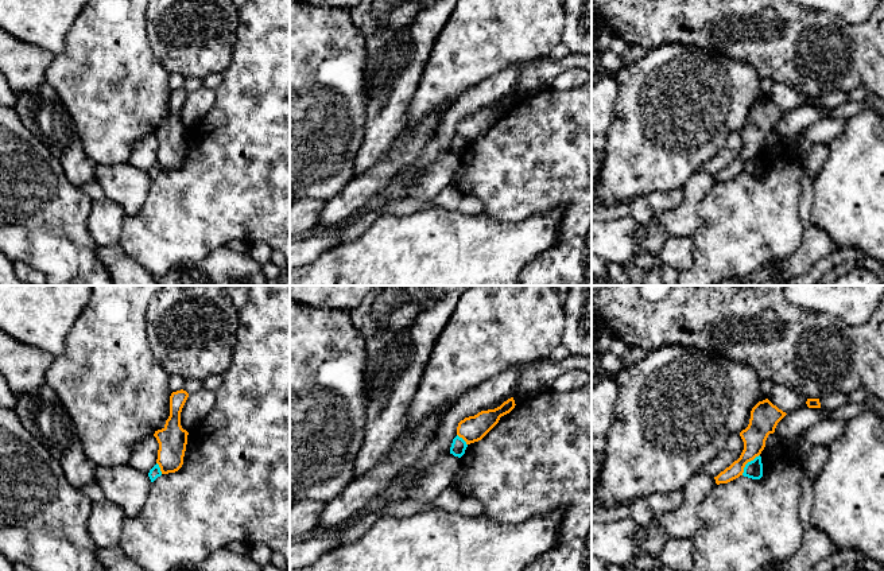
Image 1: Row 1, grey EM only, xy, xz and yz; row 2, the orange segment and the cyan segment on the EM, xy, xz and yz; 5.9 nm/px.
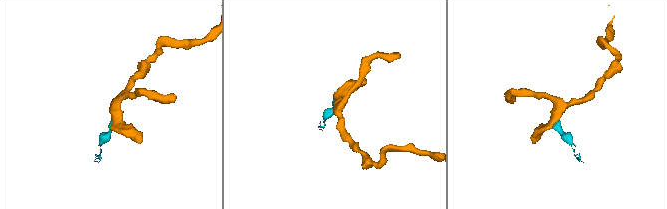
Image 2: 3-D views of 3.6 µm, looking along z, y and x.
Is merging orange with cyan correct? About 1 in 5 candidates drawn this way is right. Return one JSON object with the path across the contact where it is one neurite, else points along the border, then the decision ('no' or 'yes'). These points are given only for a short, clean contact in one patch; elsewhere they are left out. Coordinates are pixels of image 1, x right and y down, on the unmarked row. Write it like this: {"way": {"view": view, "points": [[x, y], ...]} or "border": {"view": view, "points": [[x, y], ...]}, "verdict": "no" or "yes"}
{"border": {"view": "yz", "points": [[759, 152], [745, 163], [741, 173]]}, "verdict": "no"}

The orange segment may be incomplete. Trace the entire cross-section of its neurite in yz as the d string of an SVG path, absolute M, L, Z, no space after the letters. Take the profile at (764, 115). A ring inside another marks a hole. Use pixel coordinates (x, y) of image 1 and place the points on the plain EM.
M768 97L759 100L751 109L748 125L740 131L744 140L740 156L714 175L716 182L728 182L743 174L745 163L761 152L768 133L775 131L778 121L786 113Z

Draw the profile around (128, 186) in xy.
M129 163L97 166L94 182L101 186L106 198L124 209L127 217L141 210L151 187L148 172Z

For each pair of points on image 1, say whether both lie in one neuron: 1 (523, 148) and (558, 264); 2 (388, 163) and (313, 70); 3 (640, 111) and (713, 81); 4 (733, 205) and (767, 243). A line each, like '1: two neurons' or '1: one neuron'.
1: one neuron
2: two neurons
3: one neuron
4: one neuron

